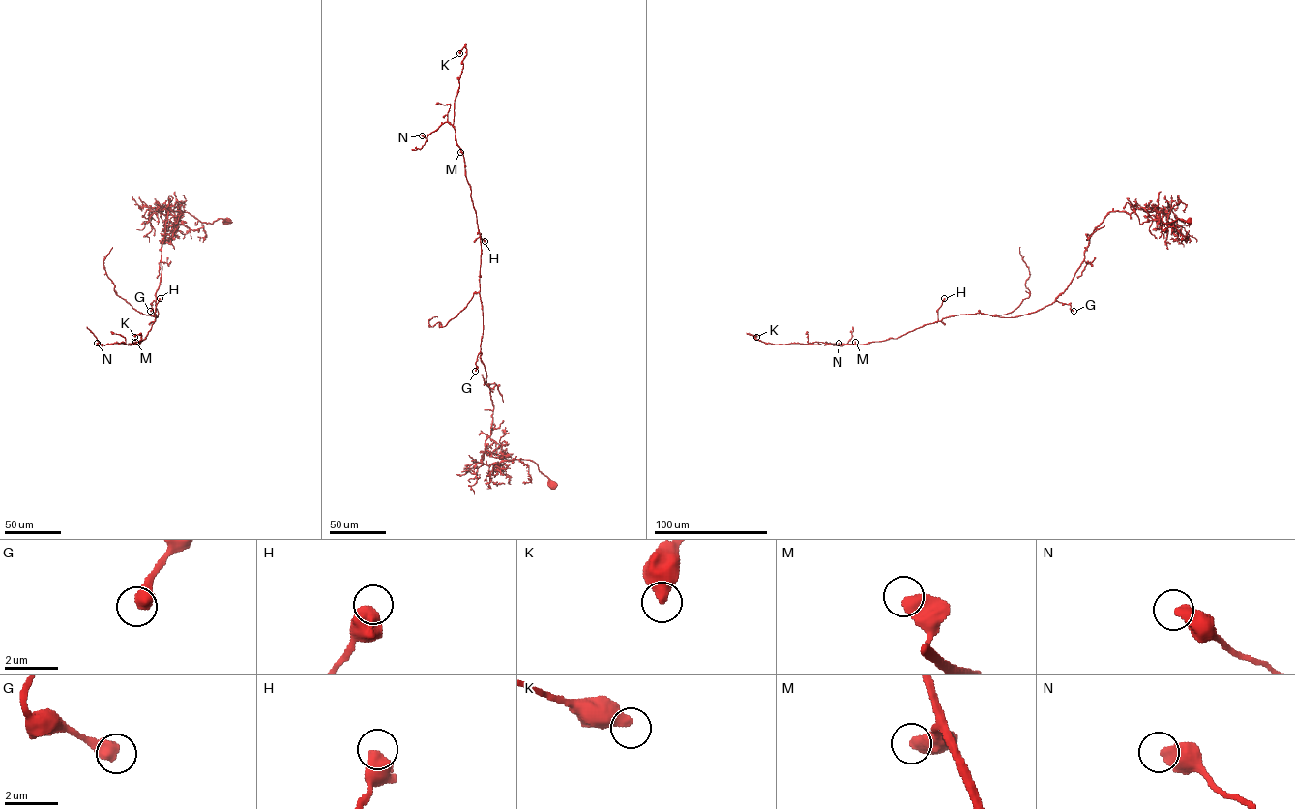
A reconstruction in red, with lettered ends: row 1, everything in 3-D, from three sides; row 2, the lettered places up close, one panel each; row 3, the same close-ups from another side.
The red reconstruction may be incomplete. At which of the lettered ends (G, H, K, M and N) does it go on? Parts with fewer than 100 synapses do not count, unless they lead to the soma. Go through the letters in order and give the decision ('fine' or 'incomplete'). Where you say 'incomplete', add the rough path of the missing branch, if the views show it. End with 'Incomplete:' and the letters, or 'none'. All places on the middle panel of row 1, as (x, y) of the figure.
G: fine
H: fine
K: fine
M: fine
N: fine
Incomplete: none

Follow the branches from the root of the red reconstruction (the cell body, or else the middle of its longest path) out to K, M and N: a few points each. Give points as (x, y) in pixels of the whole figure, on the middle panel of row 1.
K: (553, 487), (534, 462), (484, 452), (493, 404), (481, 359), (480, 238), (453, 125), (465, 47), (459, 53)
M: (553, 487), (534, 462), (509, 460), (484, 452), (491, 434), (493, 404), (481, 359), (481, 246), (460, 152)
N: (553, 487), (534, 462), (484, 452), (493, 404), (481, 359), (476, 212), (454, 127), (446, 122), (422, 135)

